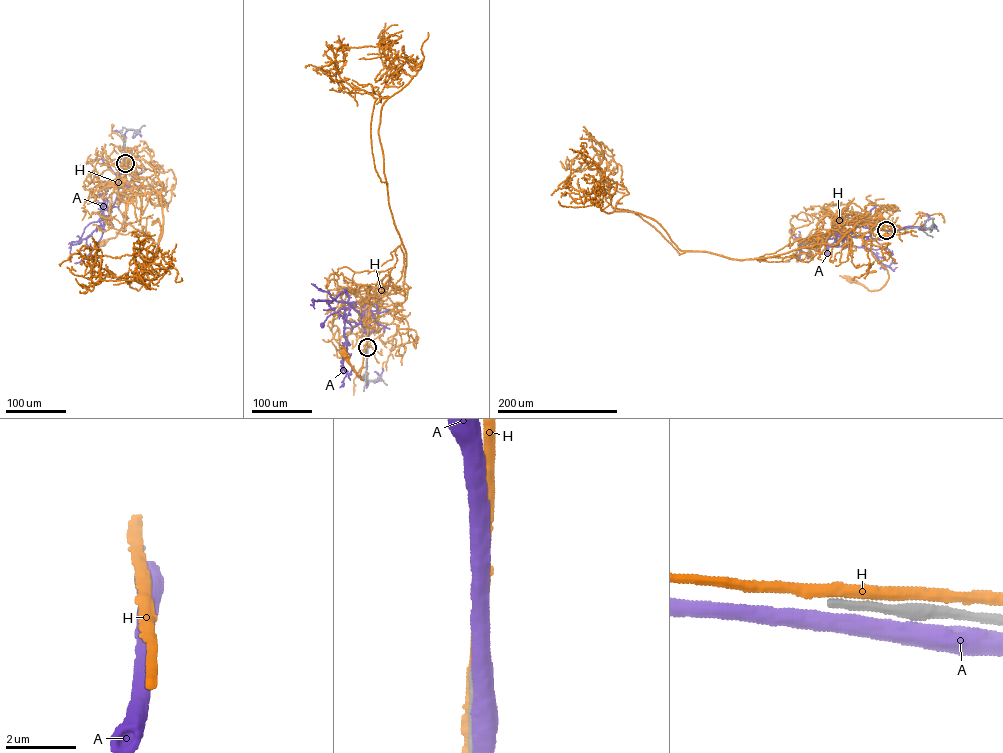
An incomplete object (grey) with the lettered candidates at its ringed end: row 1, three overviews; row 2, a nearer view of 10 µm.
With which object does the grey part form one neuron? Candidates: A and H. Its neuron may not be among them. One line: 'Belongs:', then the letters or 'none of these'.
Belongs: none of these

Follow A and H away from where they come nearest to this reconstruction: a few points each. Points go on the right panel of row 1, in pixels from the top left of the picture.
A: (887, 230), (855, 227), (825, 241), (825, 239), (827, 253)
H: (887, 230), (876, 228), (870, 232), (871, 254), (888, 275), (884, 286), (870, 291), (849, 278)

